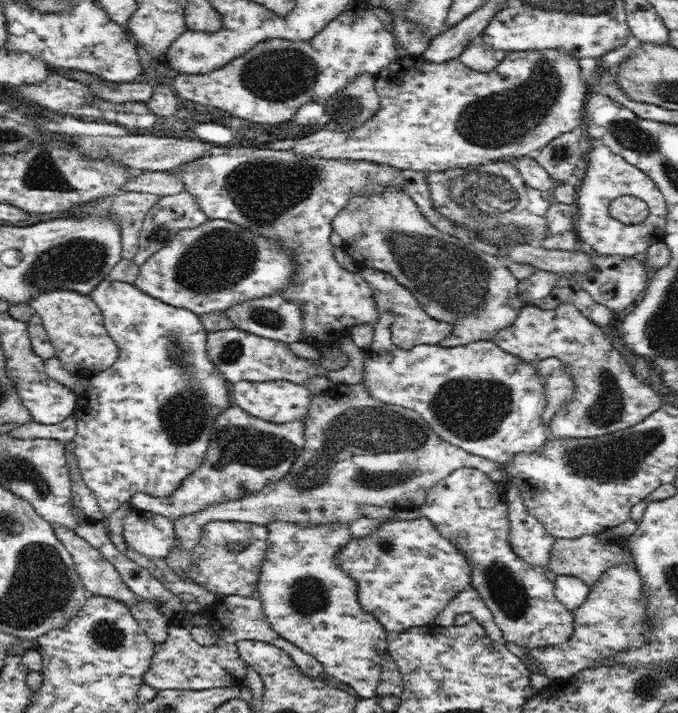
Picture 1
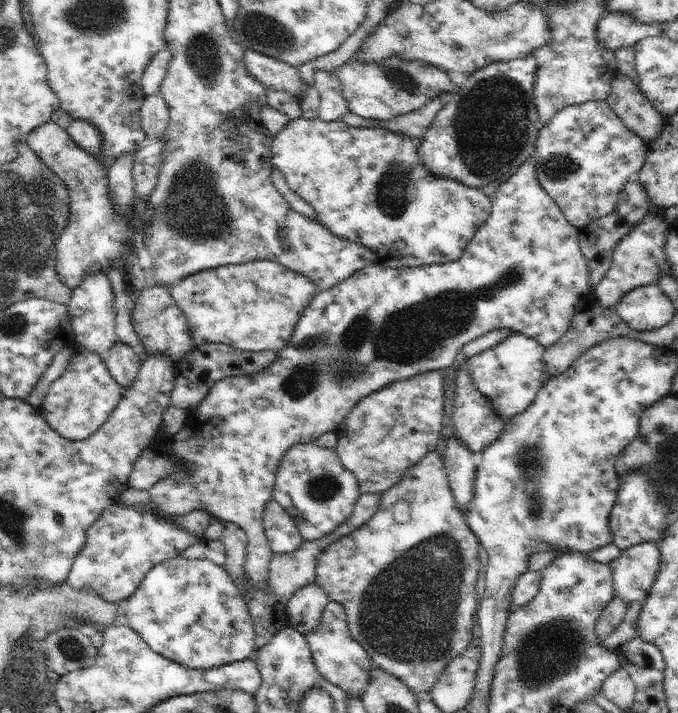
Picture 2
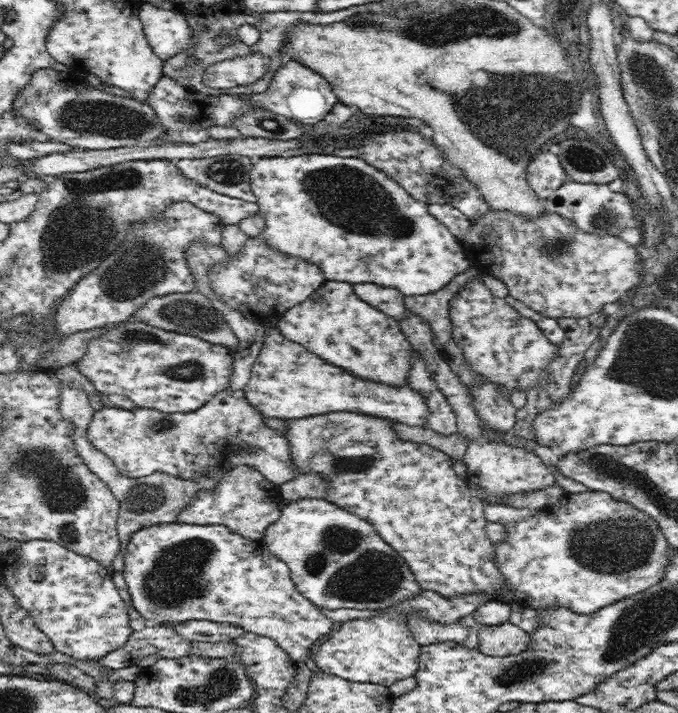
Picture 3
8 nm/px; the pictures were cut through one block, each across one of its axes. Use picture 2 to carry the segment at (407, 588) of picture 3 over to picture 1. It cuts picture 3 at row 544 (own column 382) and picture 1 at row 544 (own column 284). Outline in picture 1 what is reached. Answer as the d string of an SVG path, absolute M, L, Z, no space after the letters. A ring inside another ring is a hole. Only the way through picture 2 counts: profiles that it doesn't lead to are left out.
M425 517L394 519L368 536L352 537L336 558L342 570L356 581L363 609L373 614L388 633L434 623L444 607L472 584L473 569L465 552L444 538Z

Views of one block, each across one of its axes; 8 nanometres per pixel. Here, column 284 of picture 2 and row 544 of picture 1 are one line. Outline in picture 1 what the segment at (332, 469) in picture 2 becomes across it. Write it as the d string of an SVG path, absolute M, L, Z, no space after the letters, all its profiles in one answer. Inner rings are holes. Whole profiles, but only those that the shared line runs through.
M476 468L458 469L428 490L425 503L419 507L420 515L428 518L444 538L465 552L473 569L471 586L478 591L480 598L492 611L494 623L500 627L506 641L526 647L528 650L559 645L571 637L574 630L574 615L556 598L554 582L550 582L544 575L545 568L524 564L510 549L507 488L506 481L491 480L484 472Z

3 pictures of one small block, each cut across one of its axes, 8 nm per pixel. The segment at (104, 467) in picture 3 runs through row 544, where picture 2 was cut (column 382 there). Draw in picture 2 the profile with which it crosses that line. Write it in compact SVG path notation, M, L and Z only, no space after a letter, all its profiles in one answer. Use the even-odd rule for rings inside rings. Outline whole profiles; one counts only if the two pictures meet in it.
M441 93L435 99L428 101L420 110L412 111L407 115L397 116L395 119L379 121L378 119L365 119L349 111L341 120L353 126L380 126L392 132L408 135L412 138L422 139L438 112L442 108L440 98L446 93Z

